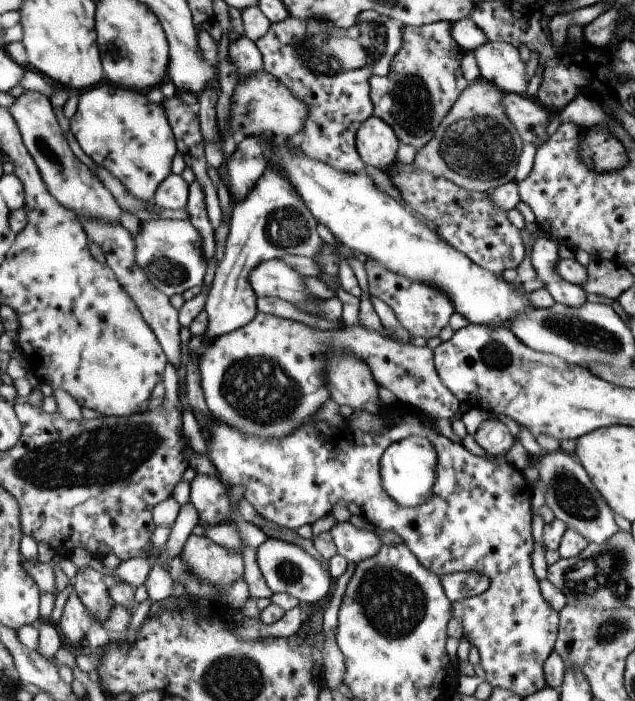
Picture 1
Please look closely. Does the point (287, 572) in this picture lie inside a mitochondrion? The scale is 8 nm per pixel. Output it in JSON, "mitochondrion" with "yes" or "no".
{"mitochondrion":"yes"}

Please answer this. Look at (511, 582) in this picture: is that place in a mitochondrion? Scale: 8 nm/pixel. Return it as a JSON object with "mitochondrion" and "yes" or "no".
{"mitochondrion":"no"}

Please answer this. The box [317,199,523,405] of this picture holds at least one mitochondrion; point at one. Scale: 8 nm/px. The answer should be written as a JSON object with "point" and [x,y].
{"point":[494,354]}

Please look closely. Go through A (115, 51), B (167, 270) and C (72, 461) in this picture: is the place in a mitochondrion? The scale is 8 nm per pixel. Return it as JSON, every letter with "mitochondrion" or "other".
{"A":"mitochondrion","B":"mitochondrion","C":"mitochondrion"}

